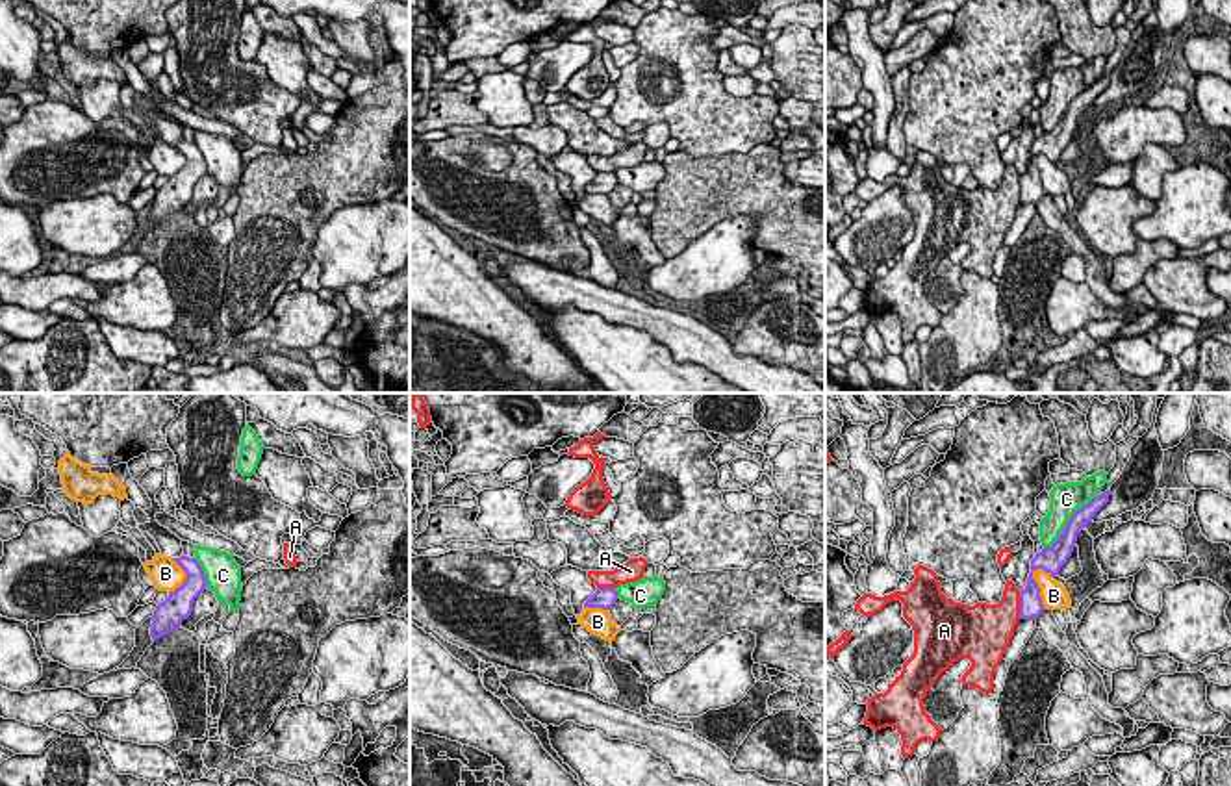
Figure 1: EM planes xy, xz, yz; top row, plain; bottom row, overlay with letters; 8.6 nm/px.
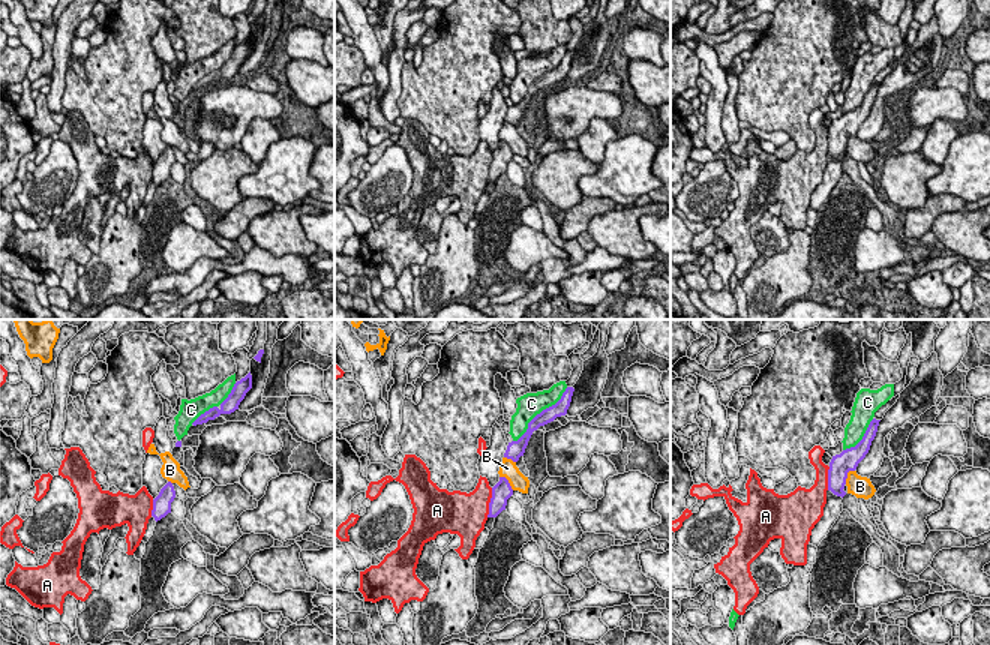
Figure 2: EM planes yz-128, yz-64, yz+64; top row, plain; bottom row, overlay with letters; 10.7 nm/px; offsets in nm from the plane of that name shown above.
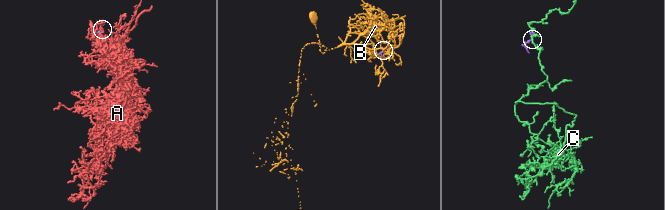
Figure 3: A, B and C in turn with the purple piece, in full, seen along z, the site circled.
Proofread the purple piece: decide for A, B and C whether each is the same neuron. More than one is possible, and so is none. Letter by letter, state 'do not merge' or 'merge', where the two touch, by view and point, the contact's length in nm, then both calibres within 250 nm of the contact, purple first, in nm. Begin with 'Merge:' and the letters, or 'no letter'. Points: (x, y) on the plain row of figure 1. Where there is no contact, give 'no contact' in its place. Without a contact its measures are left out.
Merge: no letter
A: do not merge; contact yz (1020, 190); length 240 nm; calibres 200 and 320 nm
B: do not merge; contact yz (1039, 173); length 380 nm; calibres 200 and 220 nm
C: do not merge; contact yz (1068, 106); length 650 nm; calibres 180 and 280 nm

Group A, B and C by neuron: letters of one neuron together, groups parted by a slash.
A / B / C

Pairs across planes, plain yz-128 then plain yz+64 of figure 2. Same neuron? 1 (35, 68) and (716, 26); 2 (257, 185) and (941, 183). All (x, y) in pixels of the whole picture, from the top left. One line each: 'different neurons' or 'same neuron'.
1: same neuron
2: same neuron

